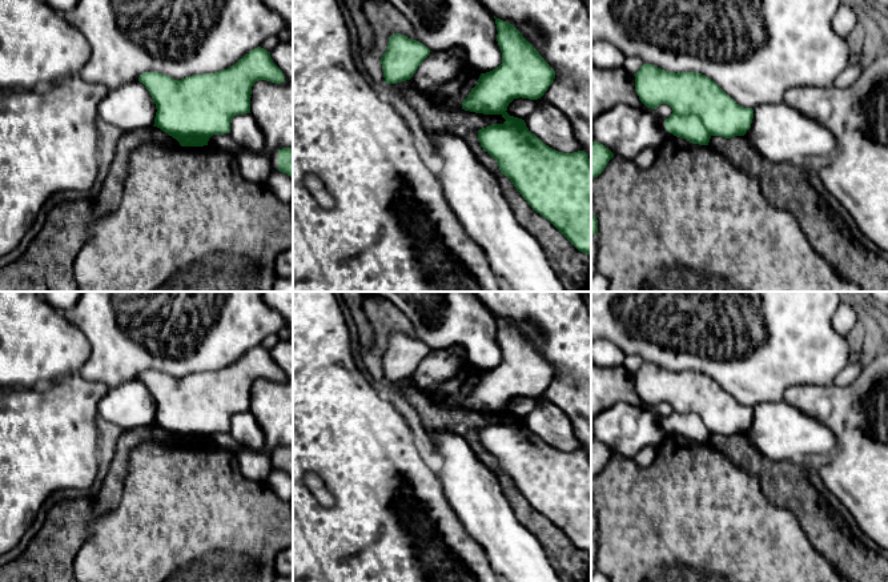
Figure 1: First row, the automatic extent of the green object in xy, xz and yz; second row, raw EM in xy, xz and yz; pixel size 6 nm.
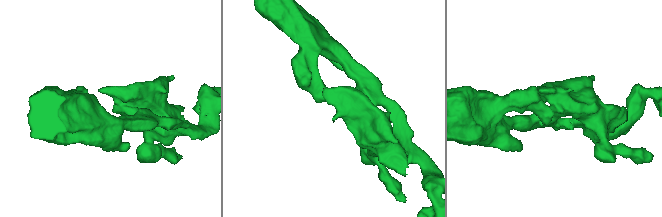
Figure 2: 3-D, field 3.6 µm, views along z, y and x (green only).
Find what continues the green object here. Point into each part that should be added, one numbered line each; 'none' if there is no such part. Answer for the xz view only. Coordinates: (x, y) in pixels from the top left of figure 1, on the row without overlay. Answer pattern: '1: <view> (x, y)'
none

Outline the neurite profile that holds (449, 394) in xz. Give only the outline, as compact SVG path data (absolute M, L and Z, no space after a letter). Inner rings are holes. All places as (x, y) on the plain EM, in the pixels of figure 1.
M466 360L455 377L439 384L430 400L434 405L445 409L462 408L462 401L477 384L481 370Z

